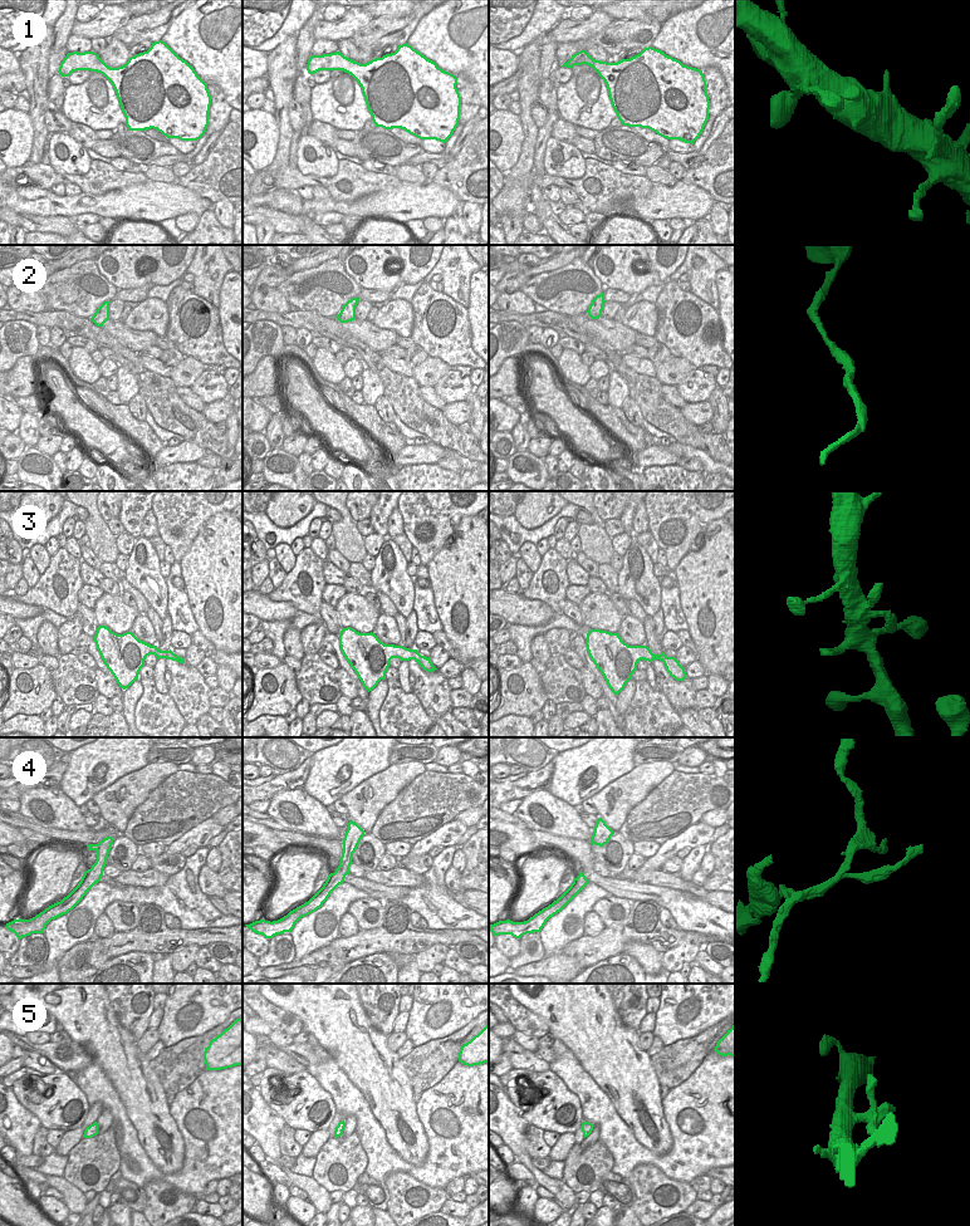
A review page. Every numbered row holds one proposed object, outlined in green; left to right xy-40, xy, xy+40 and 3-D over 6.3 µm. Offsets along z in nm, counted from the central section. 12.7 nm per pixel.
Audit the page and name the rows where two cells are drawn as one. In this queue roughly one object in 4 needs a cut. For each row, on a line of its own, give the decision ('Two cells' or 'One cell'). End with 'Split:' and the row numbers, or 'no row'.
1: One cell
2: Two cells
3: One cell
4: Two cells
5: One cell
Split: 2, 4.

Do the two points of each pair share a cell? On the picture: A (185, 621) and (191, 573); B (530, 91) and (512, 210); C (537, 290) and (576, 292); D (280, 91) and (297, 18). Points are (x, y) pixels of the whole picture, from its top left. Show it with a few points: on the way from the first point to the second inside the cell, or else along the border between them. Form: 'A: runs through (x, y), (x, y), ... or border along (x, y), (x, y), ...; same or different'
A: border along (184, 589), (194, 621), (199, 626); different
B: runs through (527, 121), (529, 124), (528, 152), (518, 180); same
C: runs through (547, 290), (566, 290); same
D: border along (297, 34), (288, 35), (269, 52); different

